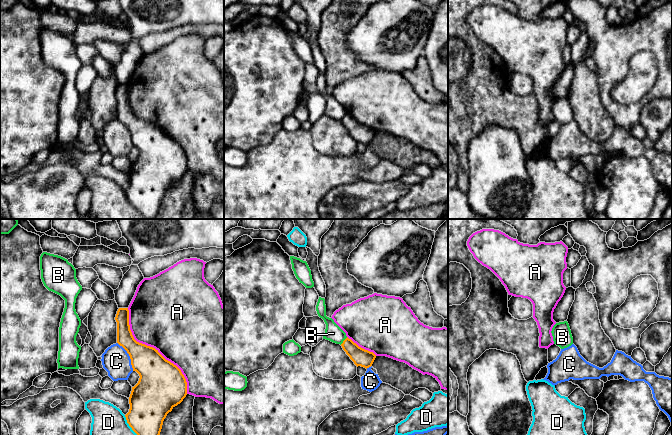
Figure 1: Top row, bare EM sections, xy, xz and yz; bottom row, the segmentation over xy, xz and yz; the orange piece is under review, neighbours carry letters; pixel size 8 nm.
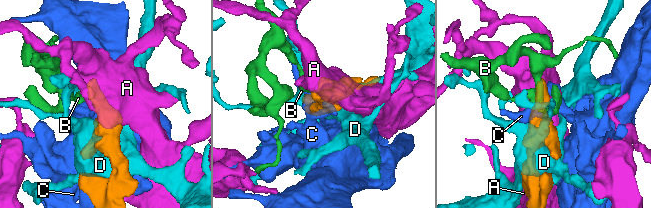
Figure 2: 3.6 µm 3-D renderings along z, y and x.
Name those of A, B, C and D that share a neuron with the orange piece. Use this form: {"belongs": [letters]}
{"belongs": []}

